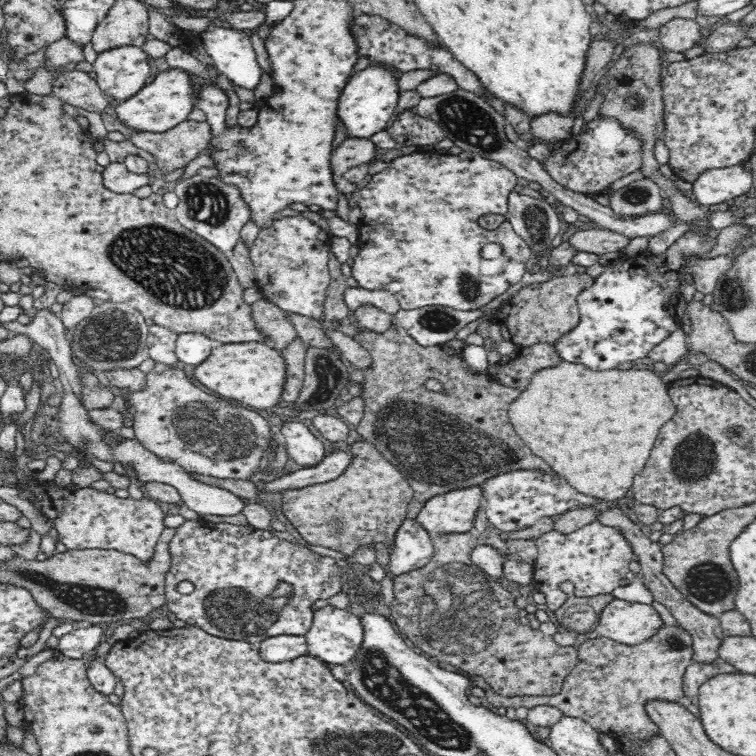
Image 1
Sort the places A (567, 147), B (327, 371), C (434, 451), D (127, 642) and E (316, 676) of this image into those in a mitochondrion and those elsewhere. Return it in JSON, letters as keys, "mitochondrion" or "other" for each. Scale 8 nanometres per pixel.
{"A":"other","B":"mitochondrion","C":"mitochondrion","D":"other","E":"other"}

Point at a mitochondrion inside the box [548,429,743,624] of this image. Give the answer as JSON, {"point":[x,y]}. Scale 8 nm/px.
{"point":[709,583]}

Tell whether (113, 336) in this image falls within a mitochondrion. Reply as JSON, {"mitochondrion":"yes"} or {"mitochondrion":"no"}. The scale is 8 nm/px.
{"mitochondrion":"yes"}

